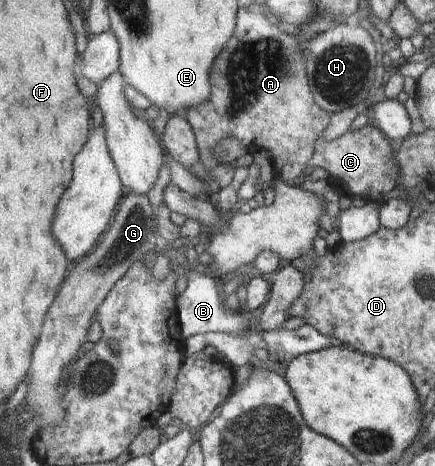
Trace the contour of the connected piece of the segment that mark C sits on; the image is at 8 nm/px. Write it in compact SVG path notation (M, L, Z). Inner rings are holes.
M370 125L355 131L347 131L338 139L326 141L322 135L314 146L308 172L323 167L329 176L337 179L345 193L359 195L363 200L379 203L397 191L396 179L400 170L394 161L394 144L384 137L380 129Z

